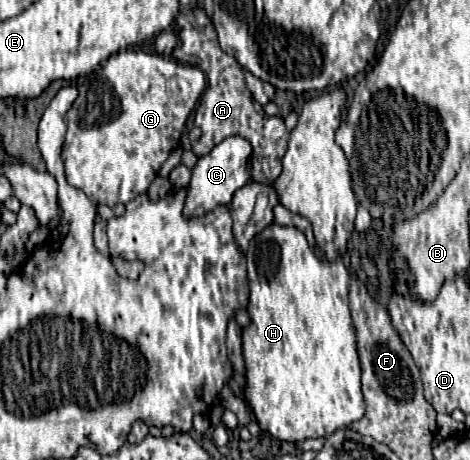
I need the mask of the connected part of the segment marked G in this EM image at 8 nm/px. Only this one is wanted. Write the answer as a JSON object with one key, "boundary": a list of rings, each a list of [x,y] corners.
{"boundary":[[[122,50],[112,54],[92,76],[78,88],[80,94],[66,114],[68,132],[64,136],[62,160],[66,166],[66,180],[70,186],[82,190],[94,206],[128,204],[138,194],[144,194],[158,176],[160,166],[168,154],[178,146],[184,124],[194,110],[200,94],[206,88],[204,72],[200,68],[180,64],[154,52]]]}

